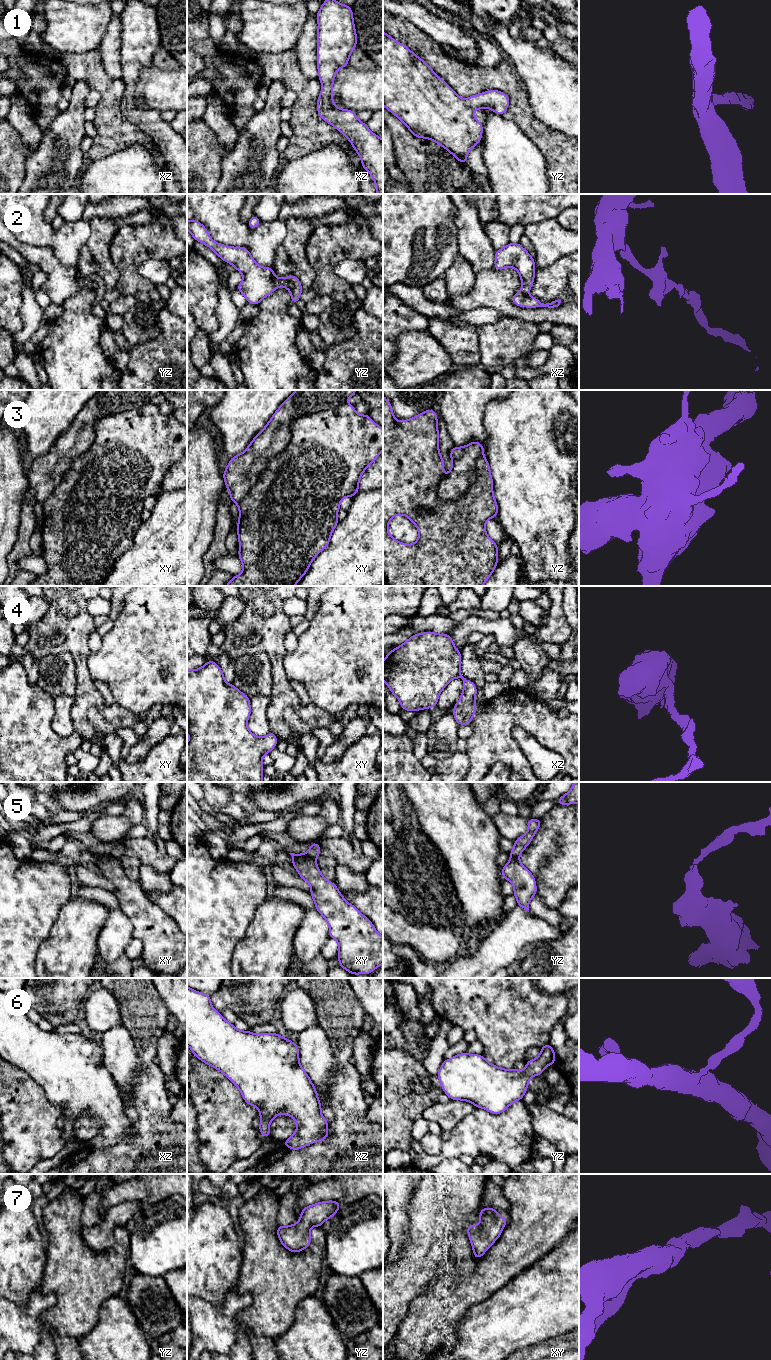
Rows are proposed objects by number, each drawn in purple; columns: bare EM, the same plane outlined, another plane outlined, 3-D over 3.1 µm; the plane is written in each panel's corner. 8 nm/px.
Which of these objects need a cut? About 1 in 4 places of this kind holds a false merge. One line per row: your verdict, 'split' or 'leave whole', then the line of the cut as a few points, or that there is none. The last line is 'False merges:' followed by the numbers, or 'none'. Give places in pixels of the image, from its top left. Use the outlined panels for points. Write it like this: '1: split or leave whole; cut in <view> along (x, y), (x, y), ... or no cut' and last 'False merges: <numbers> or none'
1: leave whole; no cut
2: leave whole; no cut
3: split; cut in xy along (345, 402), (298, 416), (289, 443), (237, 503)
4: leave whole; no cut
5: split; cut in xy along (306, 854), (314, 859)
6: leave whole; no cut
7: leave whole; no cut
False merges: 3, 5

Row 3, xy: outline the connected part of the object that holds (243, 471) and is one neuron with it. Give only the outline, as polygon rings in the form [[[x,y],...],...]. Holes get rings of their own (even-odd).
[[[296,390],[273,414],[244,452],[233,456],[223,478],[230,499],[238,504],[258,481],[269,460],[289,444],[291,423],[300,416],[337,408],[357,390]]]

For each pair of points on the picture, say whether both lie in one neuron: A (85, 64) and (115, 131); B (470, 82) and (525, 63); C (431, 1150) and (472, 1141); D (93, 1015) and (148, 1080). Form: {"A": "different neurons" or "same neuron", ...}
{"A": "same neuron", "B": "different neurons", "C": "different neurons", "D": "different neurons"}

